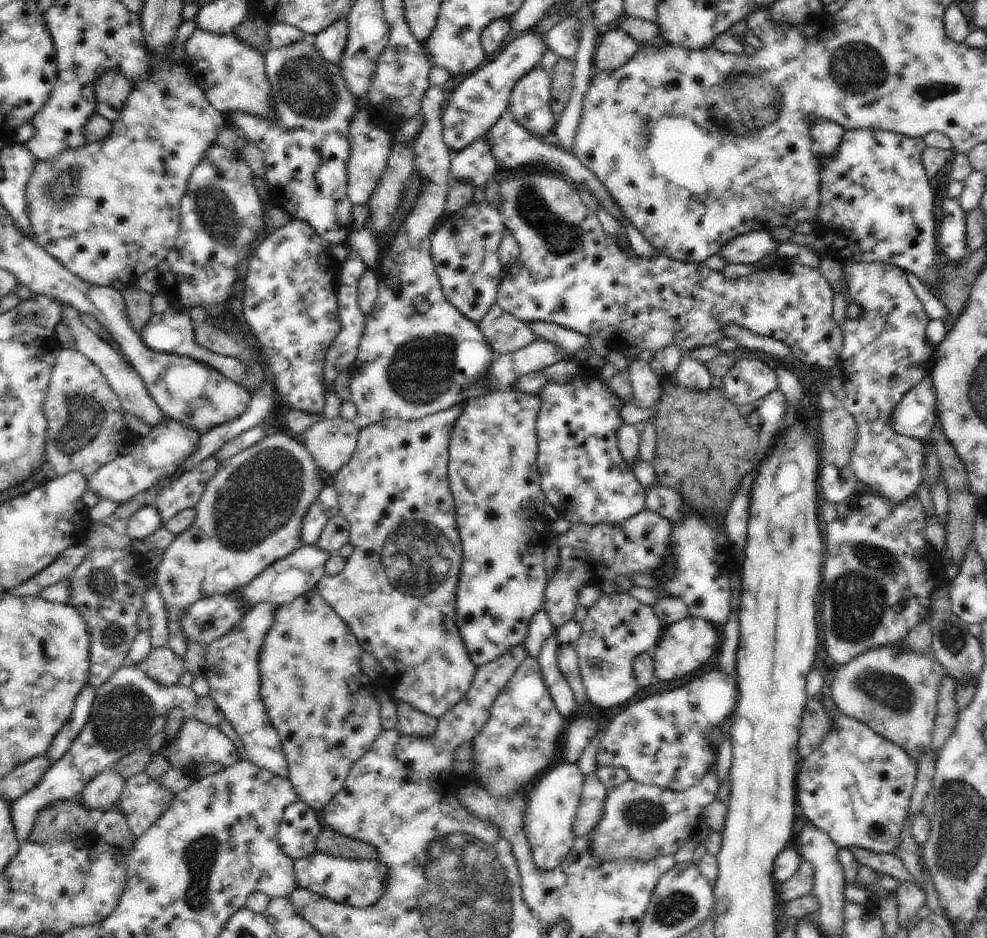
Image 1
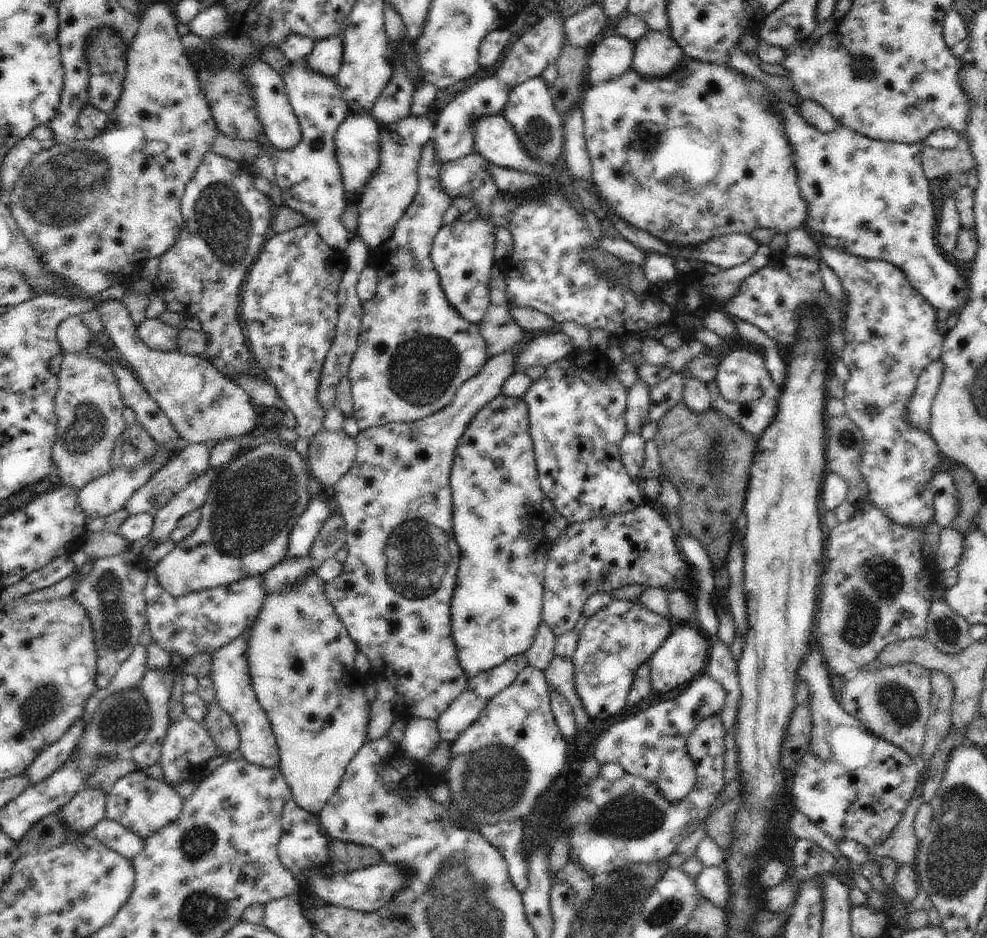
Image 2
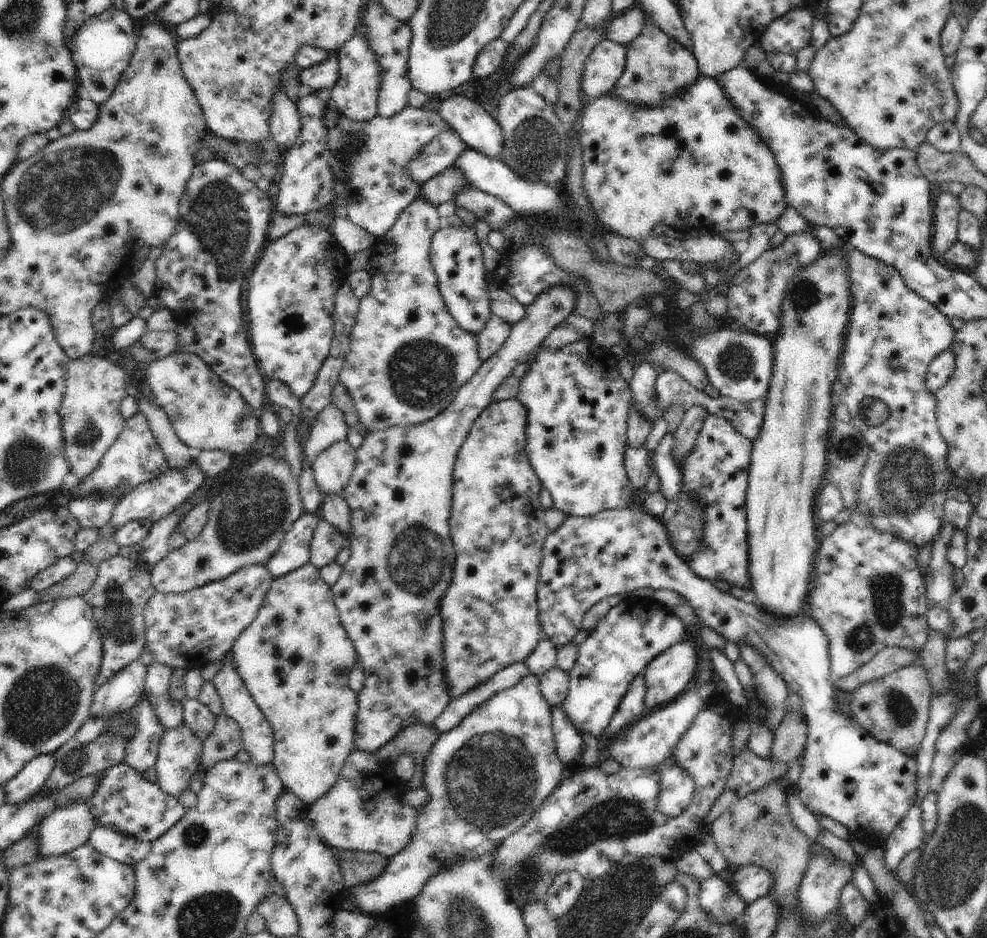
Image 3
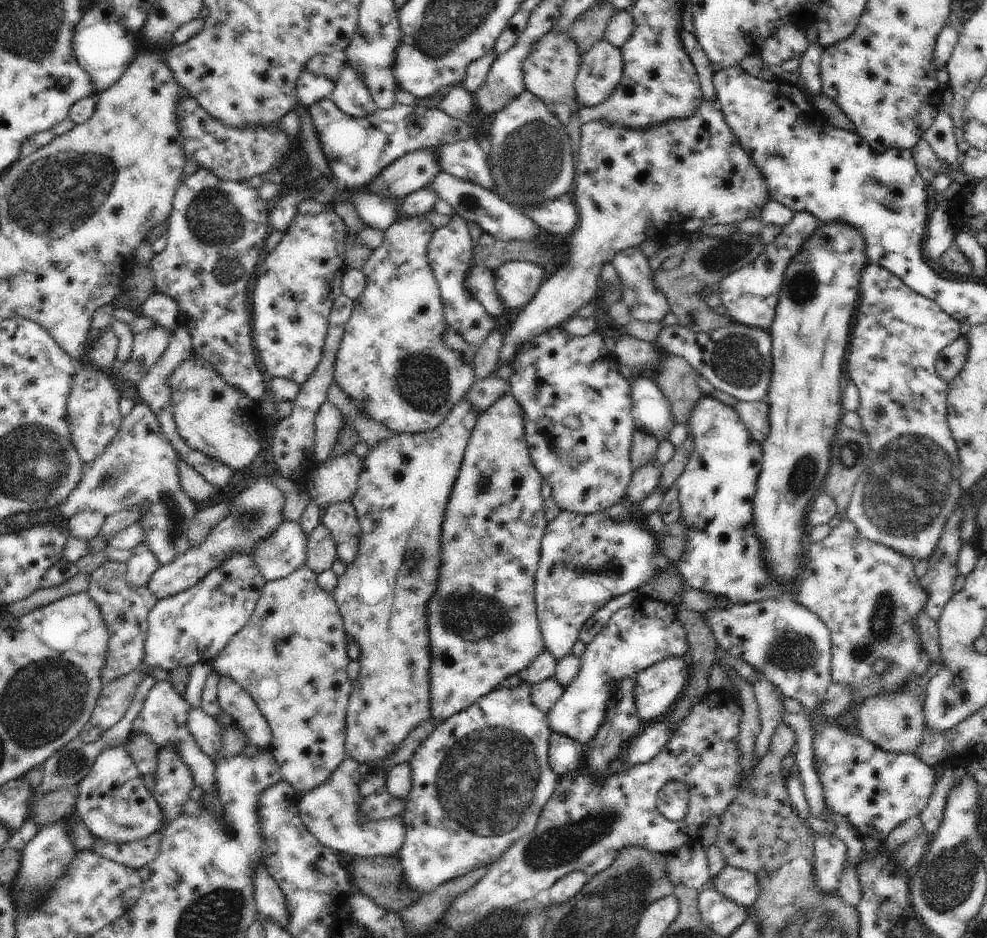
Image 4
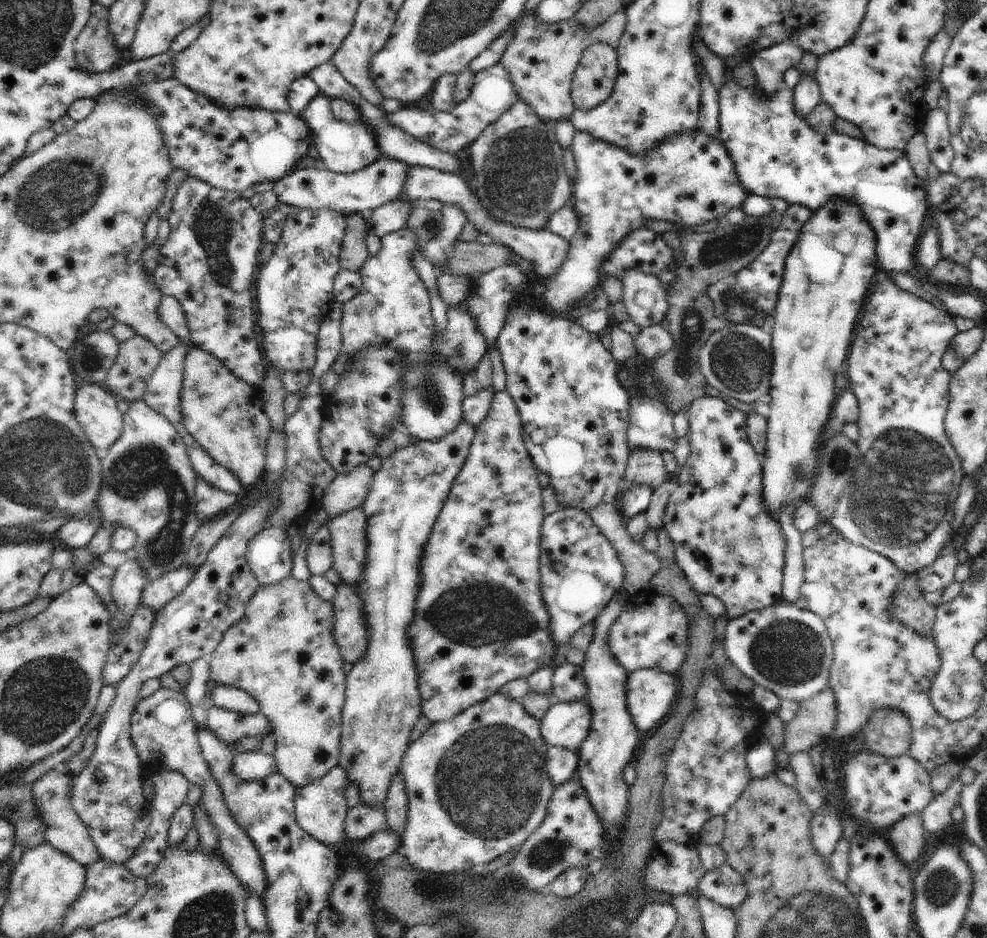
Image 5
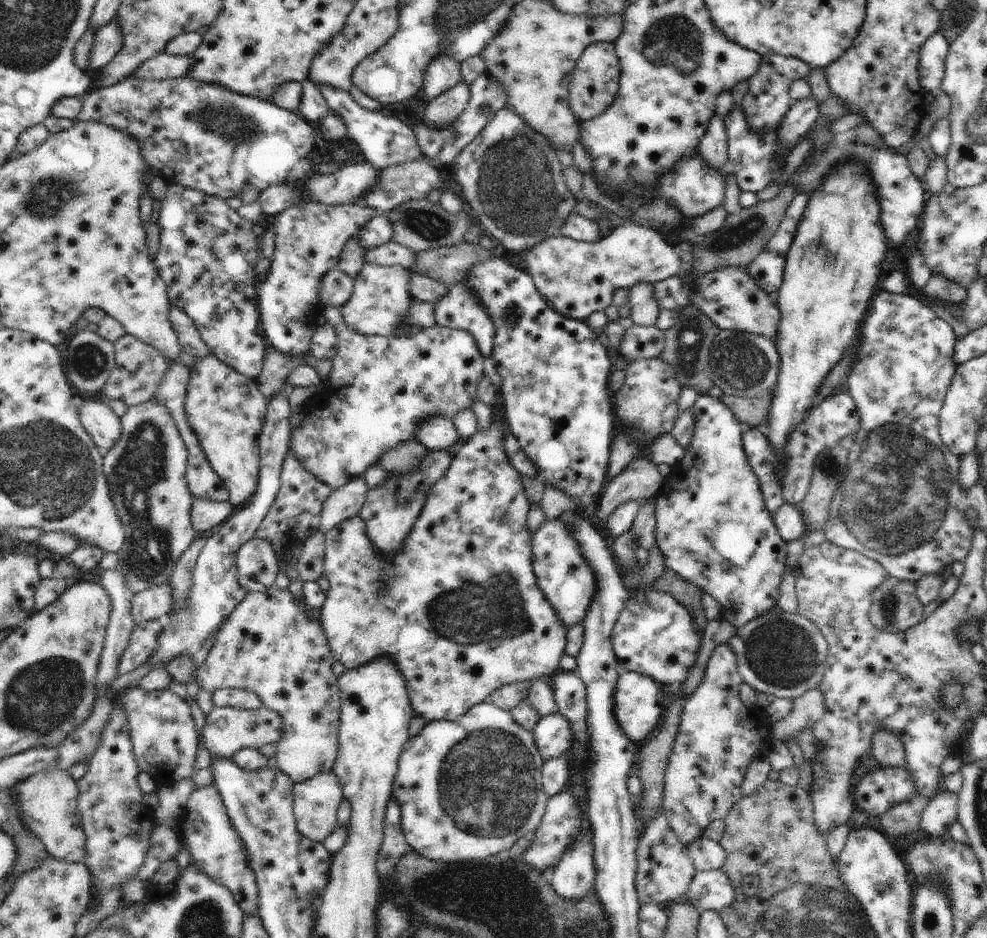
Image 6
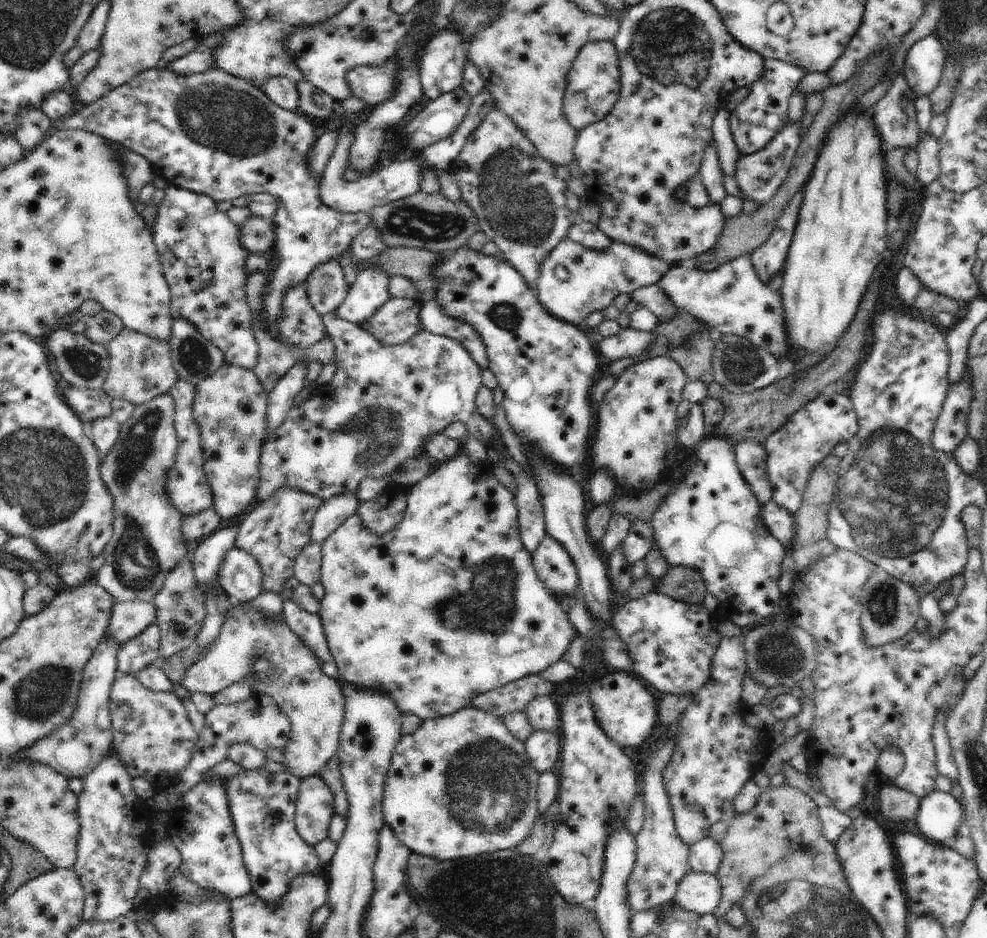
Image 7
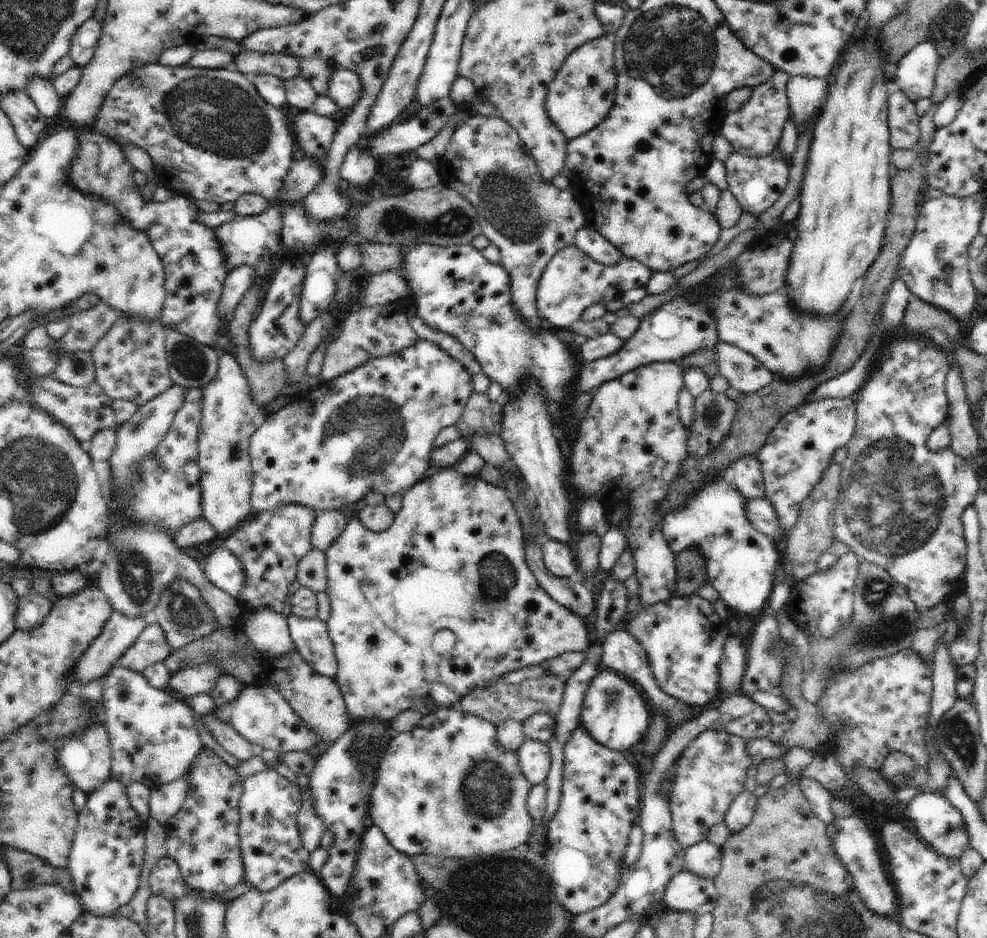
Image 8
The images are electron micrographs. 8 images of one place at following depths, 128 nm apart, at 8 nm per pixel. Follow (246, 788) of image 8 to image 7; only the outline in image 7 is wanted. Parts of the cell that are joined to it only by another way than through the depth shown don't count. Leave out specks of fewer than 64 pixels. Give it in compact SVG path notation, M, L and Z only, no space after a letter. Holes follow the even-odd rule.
M263 767L226 778L230 814L242 845L243 861L252 880L252 890L270 906L286 896L286 890L296 876L315 874L320 868L316 850L302 840L295 827L300 783L301 779L293 774L271 773Z

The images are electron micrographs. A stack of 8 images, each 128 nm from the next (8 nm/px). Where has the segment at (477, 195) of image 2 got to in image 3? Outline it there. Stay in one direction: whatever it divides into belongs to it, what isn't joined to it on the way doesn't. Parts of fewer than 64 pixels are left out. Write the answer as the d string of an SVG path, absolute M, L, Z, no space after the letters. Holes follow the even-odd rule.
M447 168L423 184L418 192L418 198L428 200L432 206L450 202L458 196L458 192L470 188L464 174L458 168Z

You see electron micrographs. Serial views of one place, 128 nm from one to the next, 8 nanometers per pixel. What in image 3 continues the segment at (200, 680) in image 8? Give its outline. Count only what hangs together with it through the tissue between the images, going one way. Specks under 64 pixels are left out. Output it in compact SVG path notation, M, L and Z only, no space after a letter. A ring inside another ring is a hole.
M308 562L286 576L273 579L271 587L266 593L264 604L260 607L256 618L238 636L230 650L230 654L232 654L232 660L234 660L234 668L238 670L238 676L242 678L244 686L250 691L254 702L269 720L270 726L273 727L274 756L272 756L272 762L276 767L278 778L282 780L286 789L294 792L307 807L310 807L314 802L320 800L322 796L326 796L326 792L329 792L330 788L336 784L346 759L354 751L354 732L356 730L356 712L358 710L358 695L348 686L348 676L350 676L350 672L352 672L354 664L356 664L357 652L346 629L342 626L338 608L336 608L334 602L334 596L332 596L328 584L322 580L319 568Z

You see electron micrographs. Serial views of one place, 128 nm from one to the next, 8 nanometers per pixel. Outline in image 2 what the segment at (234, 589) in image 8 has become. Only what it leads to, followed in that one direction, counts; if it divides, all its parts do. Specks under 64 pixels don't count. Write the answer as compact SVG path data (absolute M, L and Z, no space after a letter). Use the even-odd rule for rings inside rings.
M318 495L312 499L290 534L288 552L284 559L310 555L322 526L332 514L327 500L322 500Z

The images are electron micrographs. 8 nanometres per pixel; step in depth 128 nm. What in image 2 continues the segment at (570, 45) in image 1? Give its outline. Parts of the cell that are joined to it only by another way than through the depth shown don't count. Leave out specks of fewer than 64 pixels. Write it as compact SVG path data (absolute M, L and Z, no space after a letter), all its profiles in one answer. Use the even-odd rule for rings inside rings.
M594 2L586 5L564 22L564 34L566 34L564 44L592 46L601 37L602 28L606 25L607 19L602 3Z

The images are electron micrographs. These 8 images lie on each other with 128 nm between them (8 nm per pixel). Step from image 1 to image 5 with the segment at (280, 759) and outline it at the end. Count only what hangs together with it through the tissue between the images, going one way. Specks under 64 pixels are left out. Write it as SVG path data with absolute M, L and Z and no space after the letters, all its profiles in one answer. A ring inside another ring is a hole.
M216 685L209 698L209 703L224 708L224 710L236 711L242 714L256 714L260 711L260 704L254 700L245 690L233 686Z

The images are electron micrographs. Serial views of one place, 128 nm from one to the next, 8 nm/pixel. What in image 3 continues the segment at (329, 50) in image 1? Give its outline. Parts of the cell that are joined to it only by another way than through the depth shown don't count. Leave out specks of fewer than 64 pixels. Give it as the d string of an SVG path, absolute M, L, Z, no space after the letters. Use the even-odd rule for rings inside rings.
M330 52L330 58L324 60L322 64L316 64L316 66L301 70L298 73L299 82L304 91L311 89L318 93L334 88L339 74L336 54L337 52Z

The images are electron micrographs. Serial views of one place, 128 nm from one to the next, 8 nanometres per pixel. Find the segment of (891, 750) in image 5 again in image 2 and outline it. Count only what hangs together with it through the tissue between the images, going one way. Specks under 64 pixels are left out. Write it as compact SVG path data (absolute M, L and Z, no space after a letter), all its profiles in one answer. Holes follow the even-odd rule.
M900 664L876 670L856 671L837 680L842 693L840 705L856 717L873 736L902 748L916 760L925 744L927 721L931 714L932 672L916 664Z

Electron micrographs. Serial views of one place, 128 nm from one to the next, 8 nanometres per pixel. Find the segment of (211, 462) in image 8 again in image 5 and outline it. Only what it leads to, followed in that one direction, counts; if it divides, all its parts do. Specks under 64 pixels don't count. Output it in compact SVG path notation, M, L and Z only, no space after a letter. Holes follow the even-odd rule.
M191 345L184 363L184 380L180 396L182 422L188 434L218 463L230 470L242 486L254 486L265 473L266 444L271 424L261 410L259 391L234 376L209 352Z

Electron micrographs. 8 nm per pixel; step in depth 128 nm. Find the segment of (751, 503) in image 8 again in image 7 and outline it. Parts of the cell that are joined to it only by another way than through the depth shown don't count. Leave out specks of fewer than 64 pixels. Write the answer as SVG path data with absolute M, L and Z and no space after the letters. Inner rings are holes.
M772 500L760 502L760 516L768 532L785 547L791 548L796 526L794 526L794 517L786 512L786 508L779 507Z

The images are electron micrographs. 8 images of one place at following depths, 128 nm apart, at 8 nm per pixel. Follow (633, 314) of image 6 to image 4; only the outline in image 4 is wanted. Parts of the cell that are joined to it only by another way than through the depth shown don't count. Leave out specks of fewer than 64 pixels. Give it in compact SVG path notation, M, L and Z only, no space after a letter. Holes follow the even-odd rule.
M638 247L621 250L614 257L612 263L614 268L617 270L621 283L624 284L624 290L622 290L622 302L624 303L624 306L628 307L632 318L636 319L637 321L644 322L663 322L666 314L670 312L671 306L668 305L666 296L662 293L662 291L655 287L654 273L650 269L648 258L642 254L642 250L640 250Z

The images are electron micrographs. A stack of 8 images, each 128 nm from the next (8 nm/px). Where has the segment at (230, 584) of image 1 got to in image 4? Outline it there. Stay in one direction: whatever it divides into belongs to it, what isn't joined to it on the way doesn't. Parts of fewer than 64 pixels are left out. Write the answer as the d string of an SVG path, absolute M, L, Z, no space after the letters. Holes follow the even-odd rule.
M270 476L256 478L252 486L248 486L244 492L240 492L230 506L230 514L218 522L218 526L212 528L212 532L206 536L206 540L198 548L190 547L188 552L178 556L174 562L159 566L150 577L147 587L158 600L174 596L202 580L208 572L218 568L228 556L232 554L248 554L254 552L254 544L258 540L264 540L276 532L276 528L282 524L282 508L284 508L284 494L280 488L276 488L270 480Z

